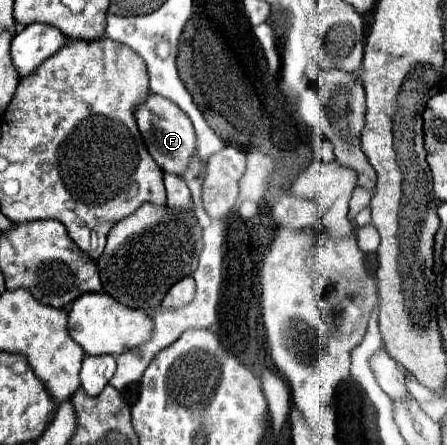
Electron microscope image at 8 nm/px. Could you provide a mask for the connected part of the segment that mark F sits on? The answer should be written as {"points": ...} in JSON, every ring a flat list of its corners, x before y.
{"points":[[150,93,150,97,146,97,146,101,138,105,138,109,134,109,134,117,138,121,138,129,142,133,142,139,146,141,150,155,162,167,162,171,182,175,190,157,196,151,196,137,190,119,174,103,154,93]]}

